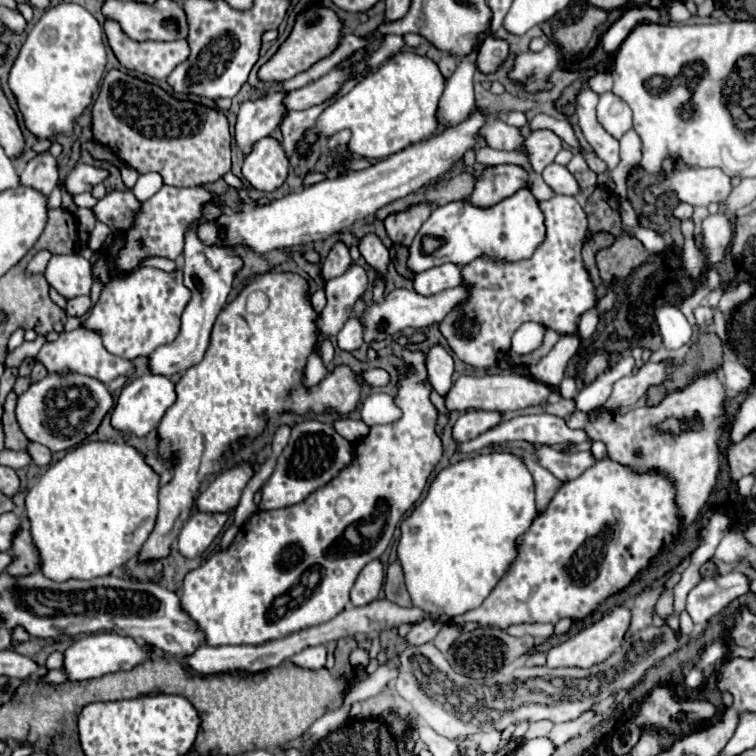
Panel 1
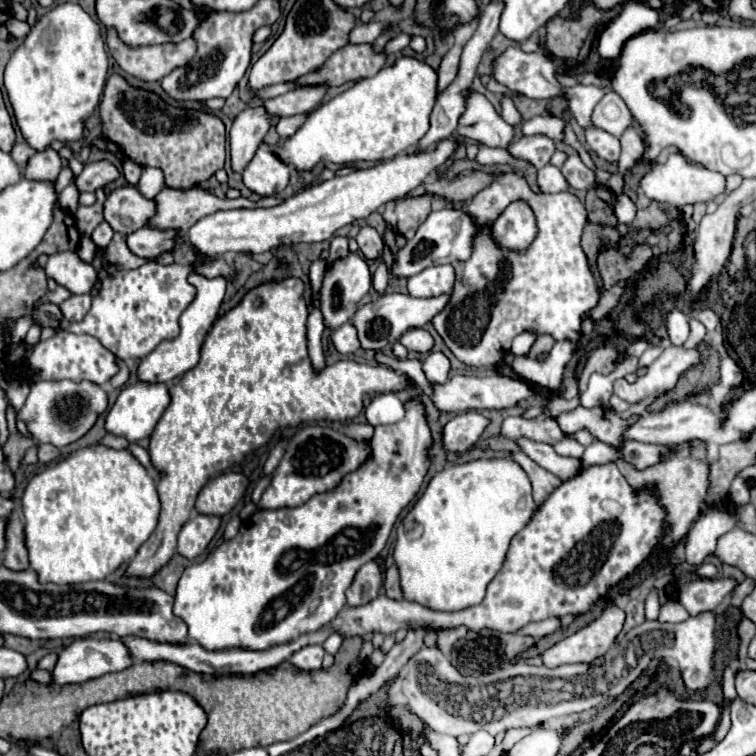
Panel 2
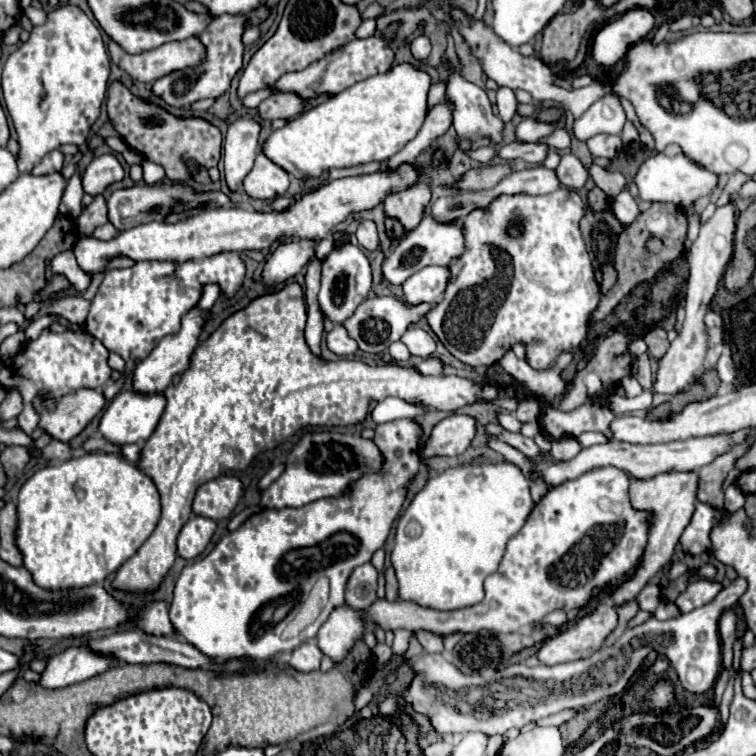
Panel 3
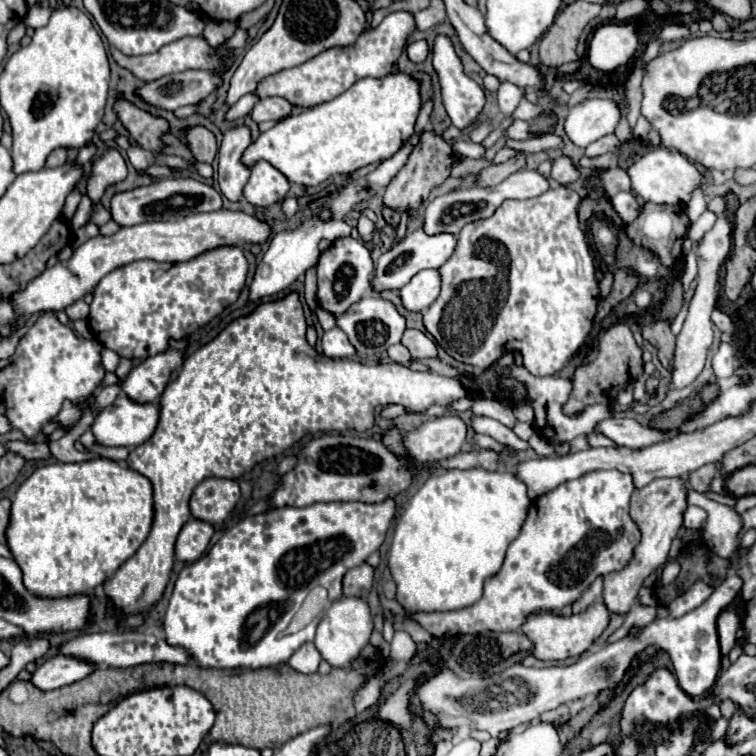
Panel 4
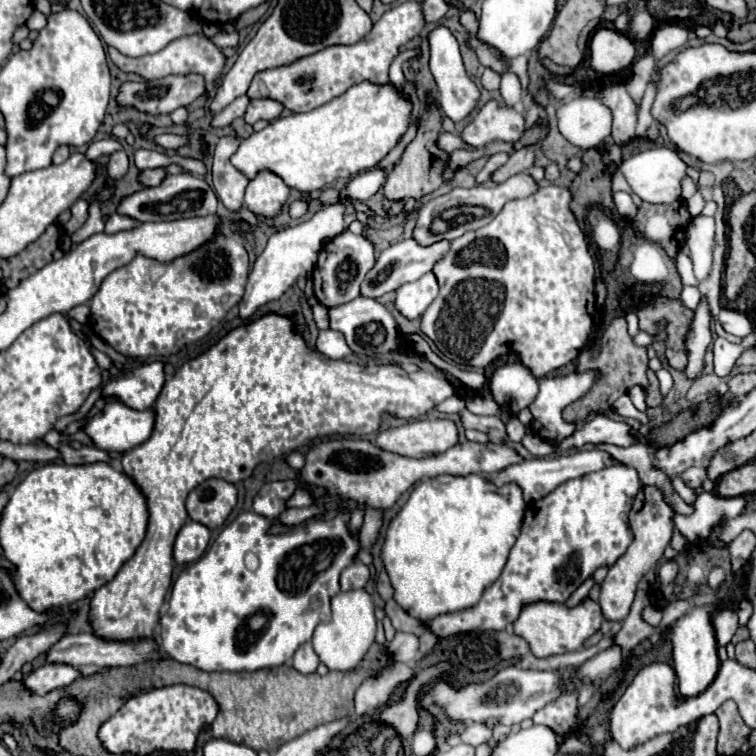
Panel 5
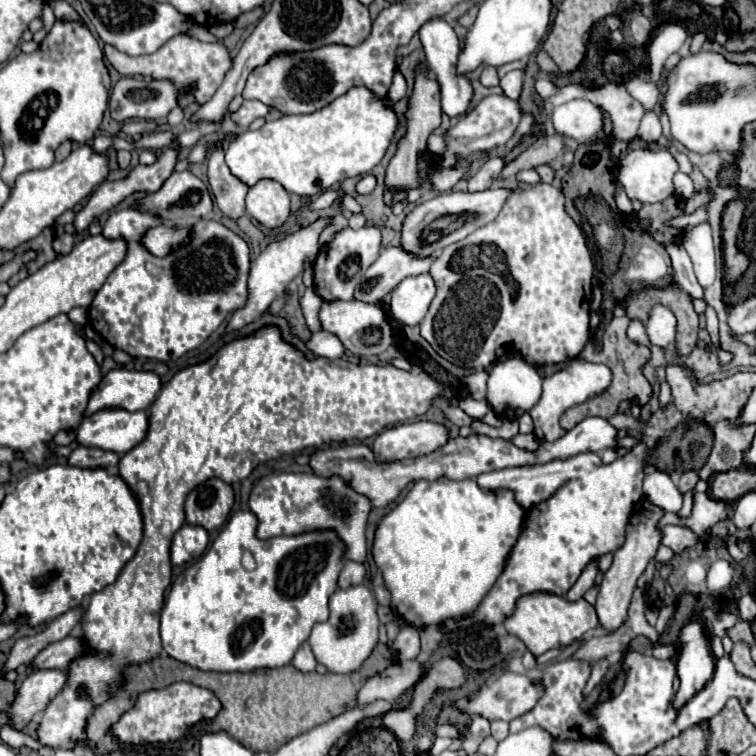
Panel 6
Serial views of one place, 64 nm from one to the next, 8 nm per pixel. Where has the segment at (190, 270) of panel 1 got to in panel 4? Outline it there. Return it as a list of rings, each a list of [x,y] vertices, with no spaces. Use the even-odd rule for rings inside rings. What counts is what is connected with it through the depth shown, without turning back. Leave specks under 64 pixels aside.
[[[186,340],[170,342],[170,348],[164,354],[156,354],[132,368],[130,374],[122,380],[122,392],[138,404],[158,402],[170,380],[172,370],[182,366],[184,348]]]

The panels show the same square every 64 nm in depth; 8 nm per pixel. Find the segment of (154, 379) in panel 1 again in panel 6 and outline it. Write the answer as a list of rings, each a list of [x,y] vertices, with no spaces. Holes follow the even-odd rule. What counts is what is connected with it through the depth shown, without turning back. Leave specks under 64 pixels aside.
[[[100,410],[86,416],[76,430],[76,442],[88,448],[126,454],[144,440],[148,430],[146,412]]]

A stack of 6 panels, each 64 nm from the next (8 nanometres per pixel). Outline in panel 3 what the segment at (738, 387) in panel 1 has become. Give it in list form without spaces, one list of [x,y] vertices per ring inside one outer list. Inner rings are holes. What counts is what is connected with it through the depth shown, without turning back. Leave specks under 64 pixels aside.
[[[730,353],[720,356],[720,360],[716,362],[716,370],[718,370],[718,376],[720,376],[720,380],[724,384],[732,384],[734,382],[734,378],[736,378],[736,367]]]

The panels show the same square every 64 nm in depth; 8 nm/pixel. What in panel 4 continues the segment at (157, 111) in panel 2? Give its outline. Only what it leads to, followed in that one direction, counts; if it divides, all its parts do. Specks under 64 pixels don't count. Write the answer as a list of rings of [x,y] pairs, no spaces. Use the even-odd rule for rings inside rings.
[[[118,102],[116,112],[122,120],[122,124],[128,128],[130,136],[146,150],[150,152],[160,152],[162,140],[160,134],[168,132],[168,122],[162,118],[154,118],[148,112],[128,104],[128,102]],[[196,126],[196,128],[190,128],[188,130],[188,142],[190,142],[190,150],[192,150],[192,156],[200,162],[212,162],[216,158],[216,138],[210,130],[202,128],[202,126]]]

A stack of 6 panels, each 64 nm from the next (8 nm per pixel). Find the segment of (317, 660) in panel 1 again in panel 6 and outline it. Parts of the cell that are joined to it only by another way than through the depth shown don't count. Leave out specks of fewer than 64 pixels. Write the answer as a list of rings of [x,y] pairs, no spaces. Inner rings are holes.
[[[304,642],[304,644],[298,648],[298,652],[294,654],[292,664],[294,664],[300,672],[312,672],[312,670],[316,668],[316,658],[314,658],[308,642]]]

